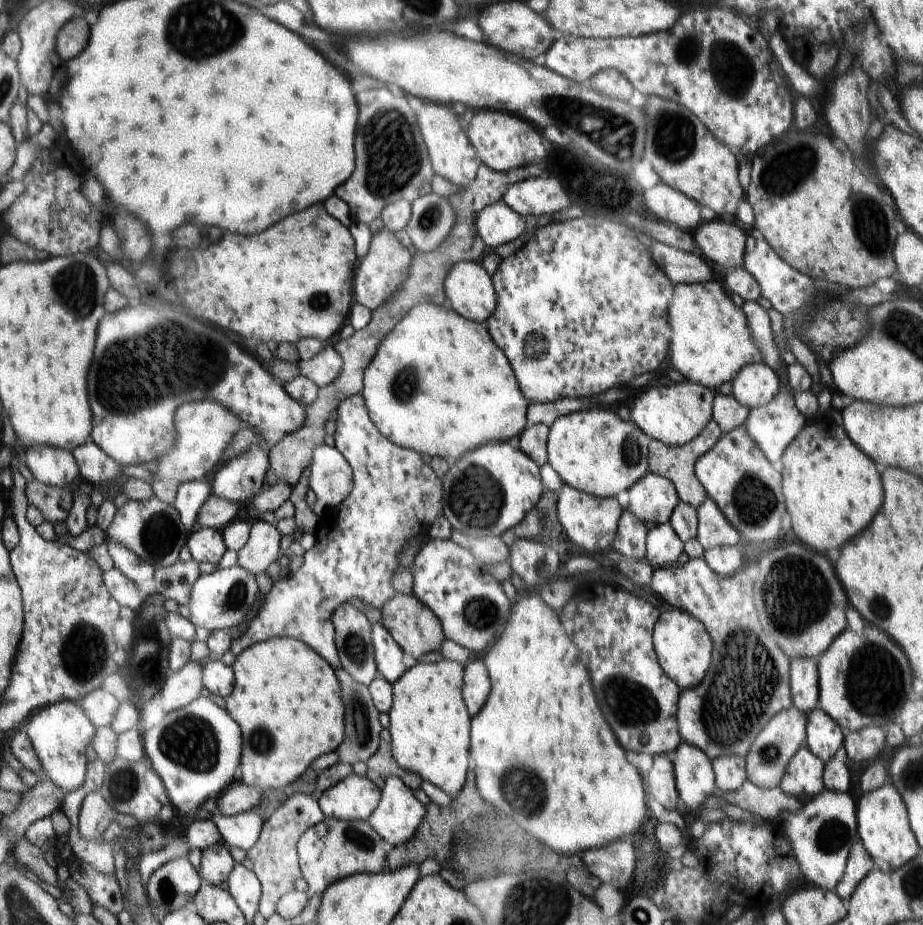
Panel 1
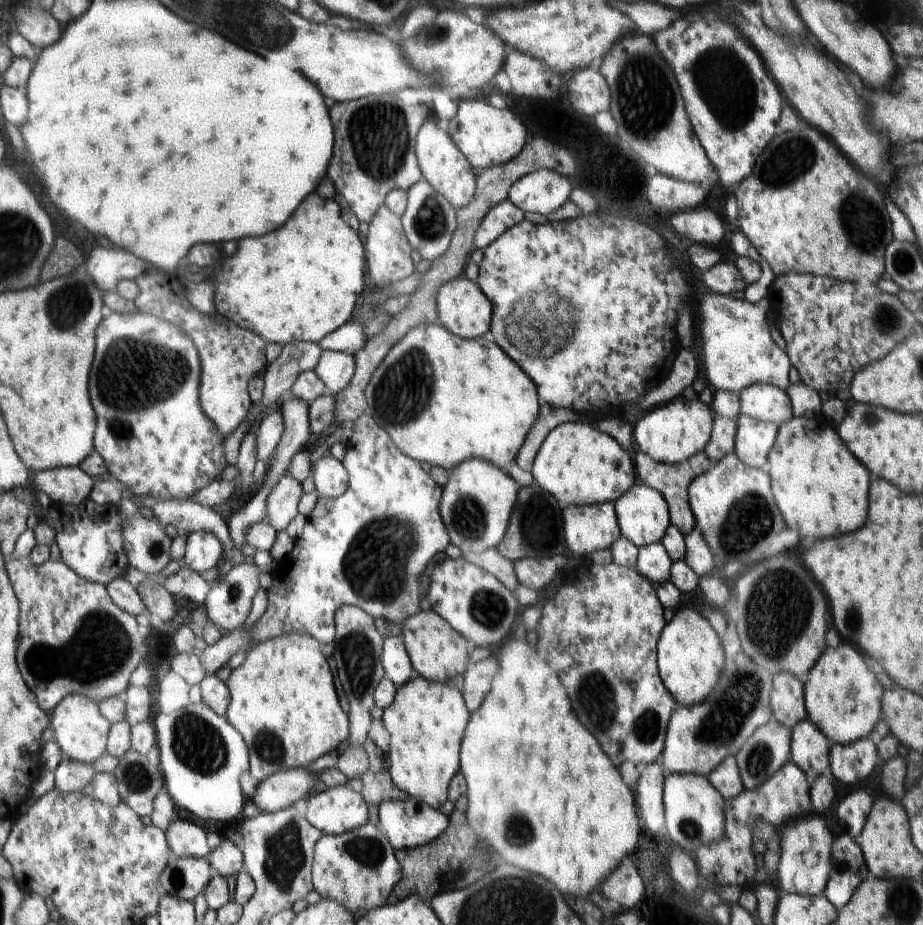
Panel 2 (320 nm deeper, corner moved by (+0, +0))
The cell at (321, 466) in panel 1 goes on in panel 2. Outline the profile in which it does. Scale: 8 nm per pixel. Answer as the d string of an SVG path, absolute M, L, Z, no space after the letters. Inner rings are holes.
M322 456L315 463L312 478L318 496L331 499L341 497L349 488L349 473L344 463L333 456Z

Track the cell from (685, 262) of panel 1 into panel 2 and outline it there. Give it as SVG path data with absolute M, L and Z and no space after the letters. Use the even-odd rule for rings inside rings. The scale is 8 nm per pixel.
M720 261L710 270L702 274L704 284L716 294L731 295L732 292L742 292L748 286L735 264Z

